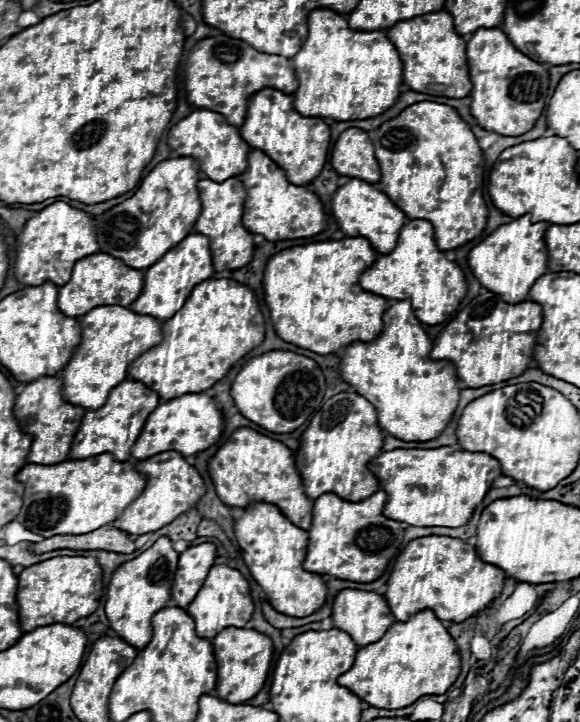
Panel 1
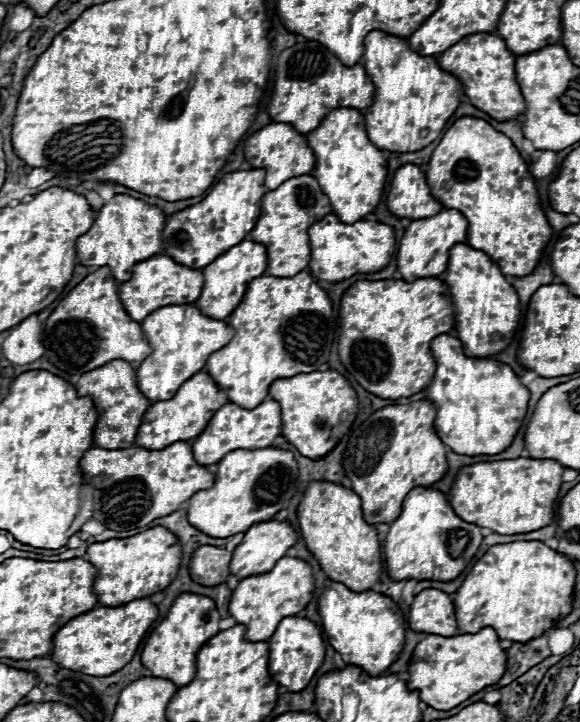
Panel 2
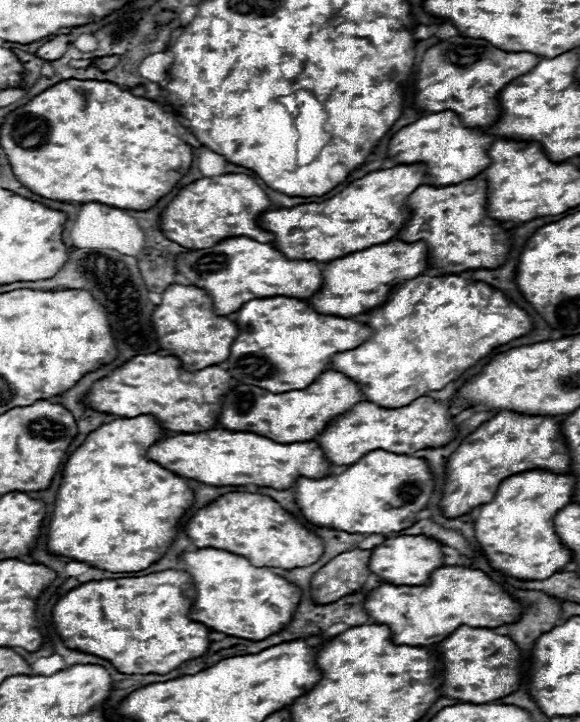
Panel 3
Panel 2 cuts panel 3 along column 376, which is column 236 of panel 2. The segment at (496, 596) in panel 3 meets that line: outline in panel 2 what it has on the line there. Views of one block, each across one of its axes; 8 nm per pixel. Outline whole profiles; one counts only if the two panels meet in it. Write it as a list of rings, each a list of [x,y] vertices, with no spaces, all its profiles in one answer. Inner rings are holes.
[[[280,558],[270,572],[240,580],[236,590],[232,592],[228,612],[238,624],[246,626],[246,638],[250,642],[262,642],[274,634],[280,620],[296,616],[300,610],[304,610],[312,598],[312,592],[312,568],[298,558]]]

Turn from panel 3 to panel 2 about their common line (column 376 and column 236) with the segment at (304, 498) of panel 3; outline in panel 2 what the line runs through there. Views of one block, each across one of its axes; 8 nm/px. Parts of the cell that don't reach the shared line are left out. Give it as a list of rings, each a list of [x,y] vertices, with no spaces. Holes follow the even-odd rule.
[[[260,448],[260,450],[232,450],[220,462],[216,470],[216,480],[210,490],[200,490],[188,500],[188,522],[198,528],[200,532],[212,538],[228,538],[238,532],[246,532],[250,526],[258,522],[268,522],[272,516],[286,508],[290,498],[296,492],[296,478],[298,478],[298,464],[292,452],[278,450],[278,448]]]

